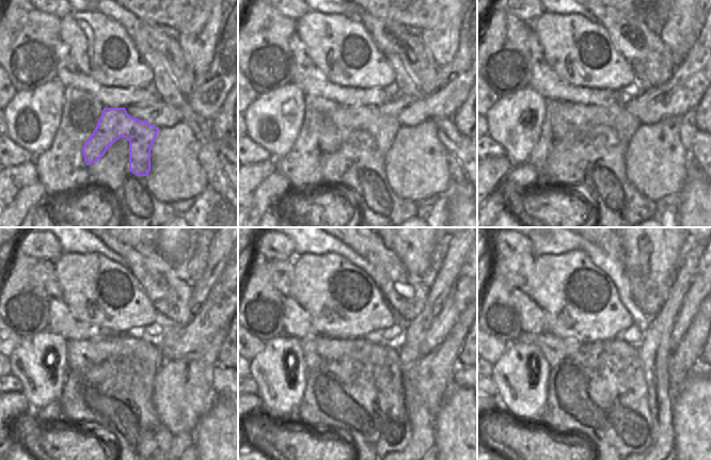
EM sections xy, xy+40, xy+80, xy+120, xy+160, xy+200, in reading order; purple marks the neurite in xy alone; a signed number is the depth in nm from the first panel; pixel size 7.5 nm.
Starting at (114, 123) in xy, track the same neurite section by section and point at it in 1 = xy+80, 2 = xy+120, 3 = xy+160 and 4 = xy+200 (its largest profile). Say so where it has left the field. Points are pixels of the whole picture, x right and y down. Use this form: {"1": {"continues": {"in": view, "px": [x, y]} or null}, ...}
{"1": {"continues": {"in": "xy+80", "px": [568, 120]}}, "2": {"continues": {"in": "xy+120", "px": [81, 354]}}, "3": {"continues": {"in": "xy+160", "px": [318, 350]}}, "4": {"continues": {"in": "xy+200", "px": [554, 349]}}}

